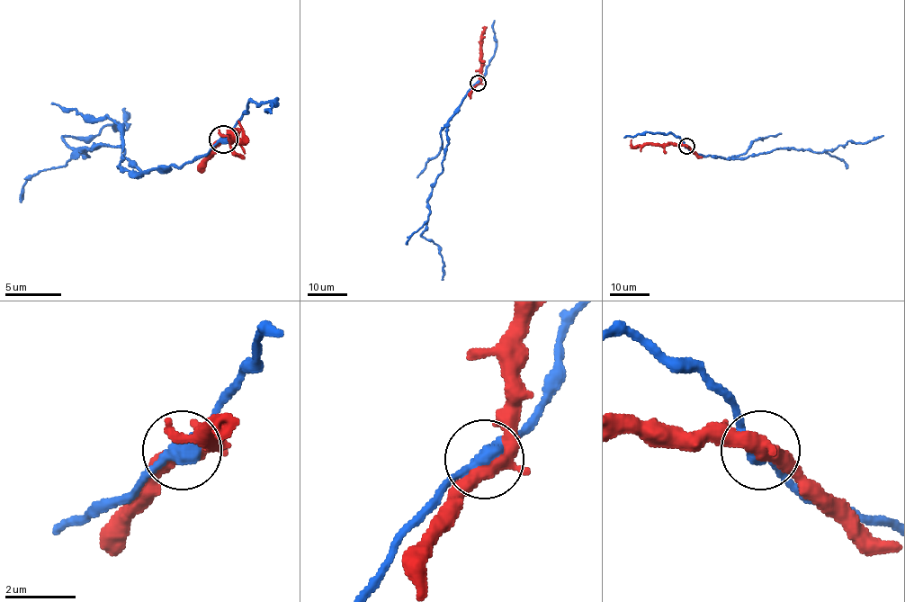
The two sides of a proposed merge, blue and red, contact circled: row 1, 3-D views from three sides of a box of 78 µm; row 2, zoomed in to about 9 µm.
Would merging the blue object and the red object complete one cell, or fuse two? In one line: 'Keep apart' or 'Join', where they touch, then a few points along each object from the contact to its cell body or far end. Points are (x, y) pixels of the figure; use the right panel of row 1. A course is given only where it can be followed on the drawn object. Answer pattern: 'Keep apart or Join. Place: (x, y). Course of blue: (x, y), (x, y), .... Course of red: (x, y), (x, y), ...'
Join. Place: (686, 146). Course of blue: (686, 146), (703, 156), (747, 157), (776, 148), (832, 151), (849, 141), (865, 143), (883, 135). Course of red: (686, 146), (643, 144), (633, 147), (631, 139)

